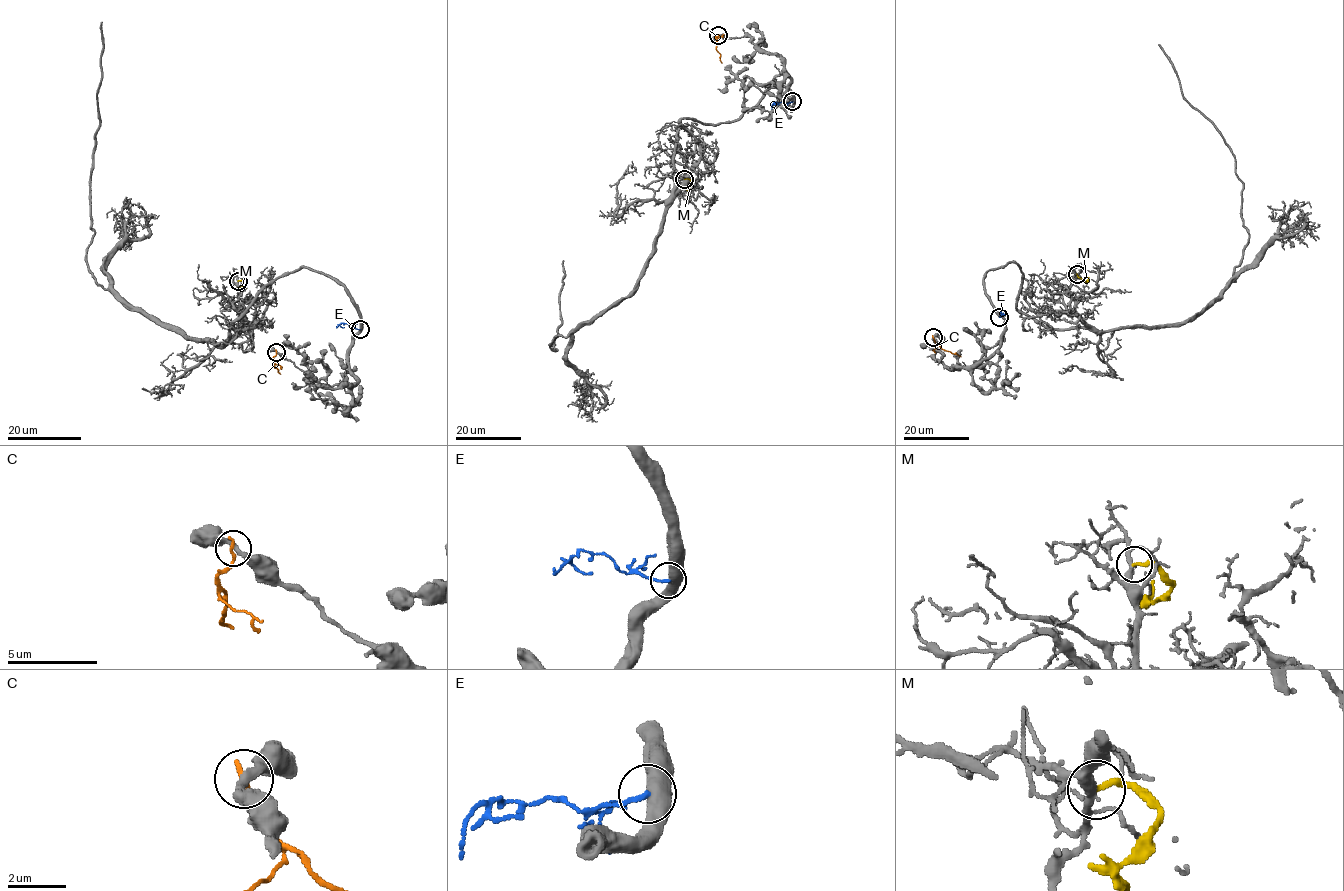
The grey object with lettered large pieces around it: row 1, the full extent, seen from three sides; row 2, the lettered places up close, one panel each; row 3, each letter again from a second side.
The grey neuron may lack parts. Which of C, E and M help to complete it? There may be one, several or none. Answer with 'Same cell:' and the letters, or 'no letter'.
Same cell: no letter

